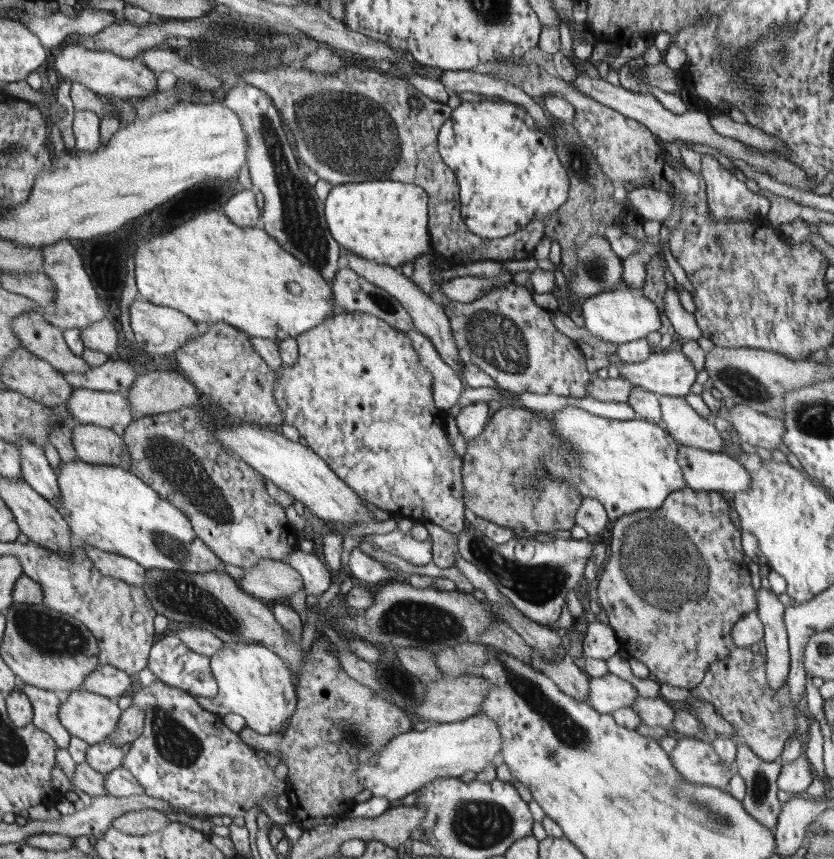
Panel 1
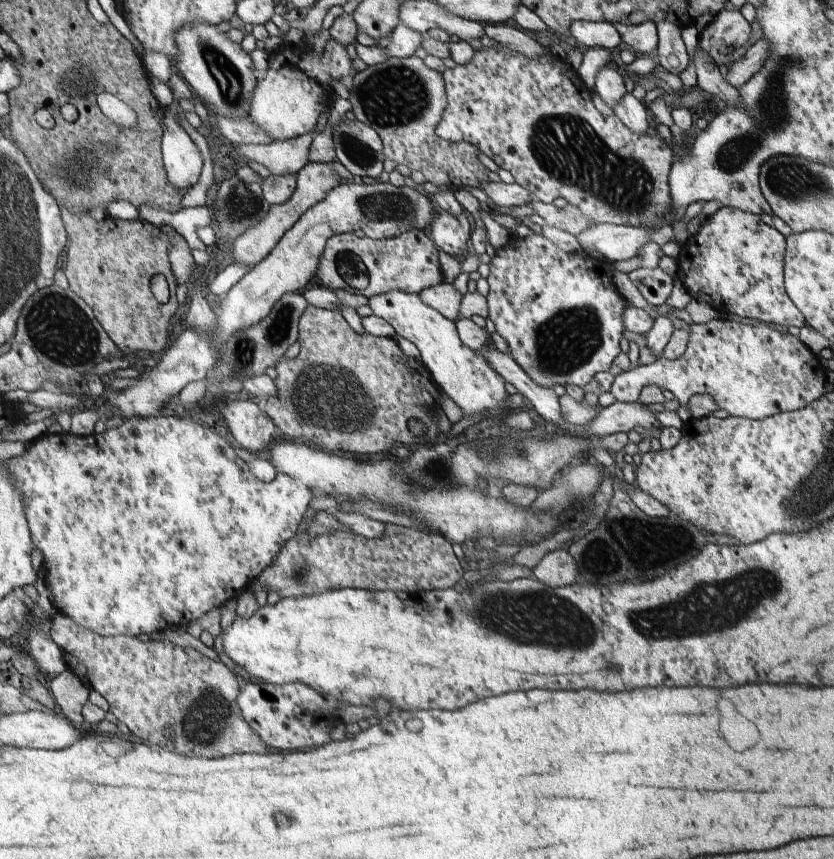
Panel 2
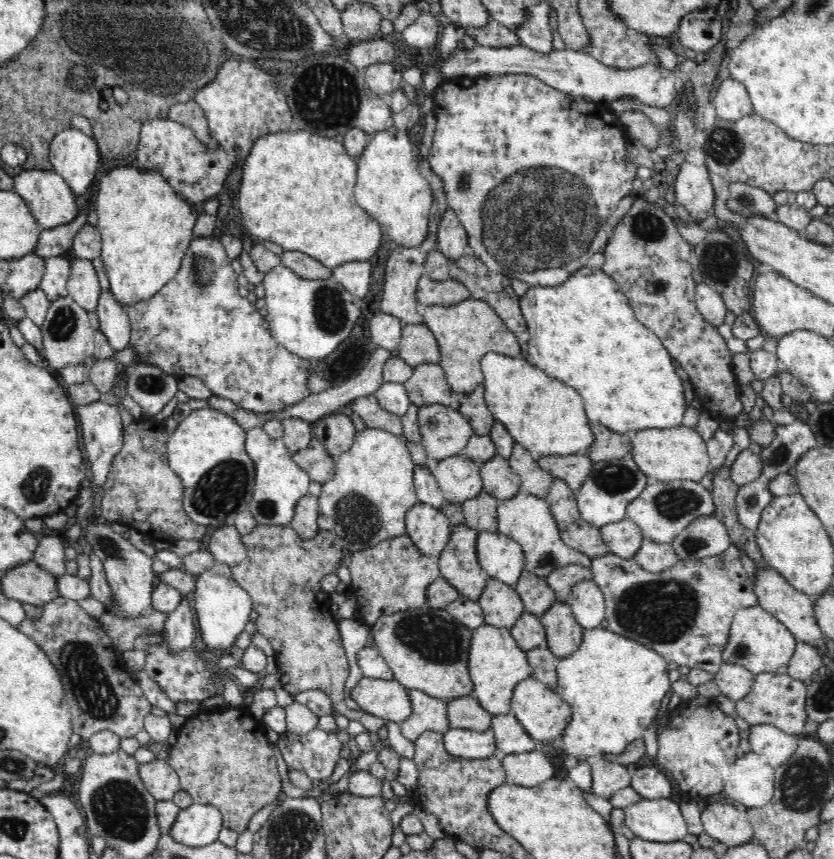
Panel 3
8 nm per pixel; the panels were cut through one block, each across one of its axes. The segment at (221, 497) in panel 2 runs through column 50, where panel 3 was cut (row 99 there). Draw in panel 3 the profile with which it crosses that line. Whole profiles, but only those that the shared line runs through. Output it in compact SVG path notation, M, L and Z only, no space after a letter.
M502 74L502 76L492 76L492 78L456 78L456 80L448 80L446 84L442 82L434 92L434 114L436 114L438 126L432 136L428 162L430 162L432 170L442 178L448 204L458 214L460 222L464 224L464 228L468 232L468 242L470 242L472 254L476 254L478 260L482 264L486 264L486 268L490 268L498 274L504 274L510 280L522 280L522 282L530 284L530 288L532 286L536 286L536 288L552 286L554 288L554 286L566 284L566 280L580 268L602 268L602 262L604 262L602 246L608 242L608 238L612 234L610 224L614 224L614 216L618 216L618 212L614 212L614 210L624 196L628 196L628 194L636 196L634 180L638 178L636 176L638 166L632 162L628 148L626 148L626 144L628 144L626 126L620 124L620 118L616 118L616 114L610 110L608 104L600 104L600 102L596 104L586 98L568 96L568 94L544 84L536 76Z

